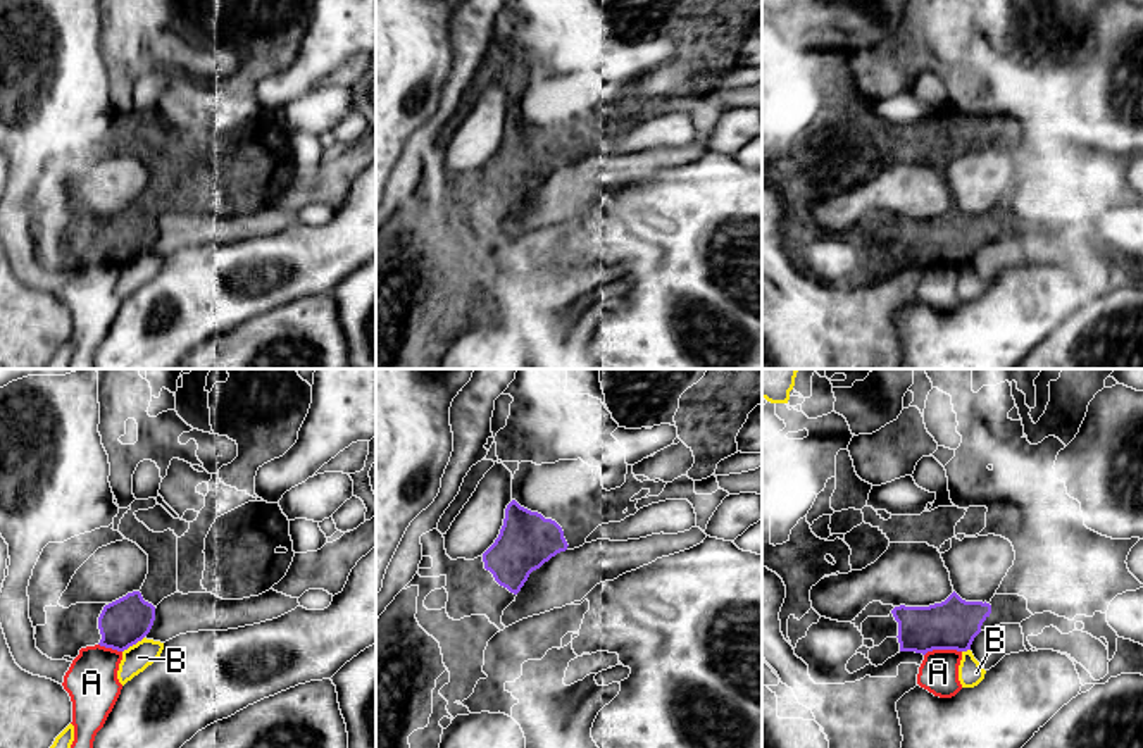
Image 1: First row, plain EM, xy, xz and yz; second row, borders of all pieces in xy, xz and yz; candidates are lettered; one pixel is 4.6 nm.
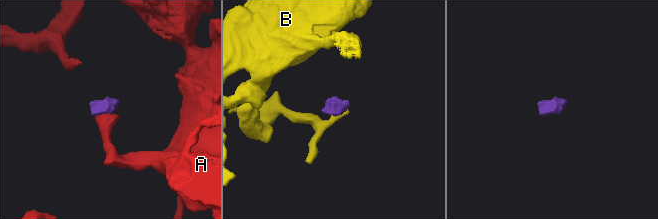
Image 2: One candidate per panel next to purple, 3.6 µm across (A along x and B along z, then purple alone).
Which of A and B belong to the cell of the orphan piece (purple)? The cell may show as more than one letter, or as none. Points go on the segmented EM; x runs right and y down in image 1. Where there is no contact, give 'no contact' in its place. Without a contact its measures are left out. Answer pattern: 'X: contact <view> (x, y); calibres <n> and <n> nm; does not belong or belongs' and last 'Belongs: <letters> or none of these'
A: contact yz (942, 648); calibres 240 and 190 nm; does not belong
B: contact xy (133, 643); calibres 220 and 120 nm; does not belong
Belongs: none of these

